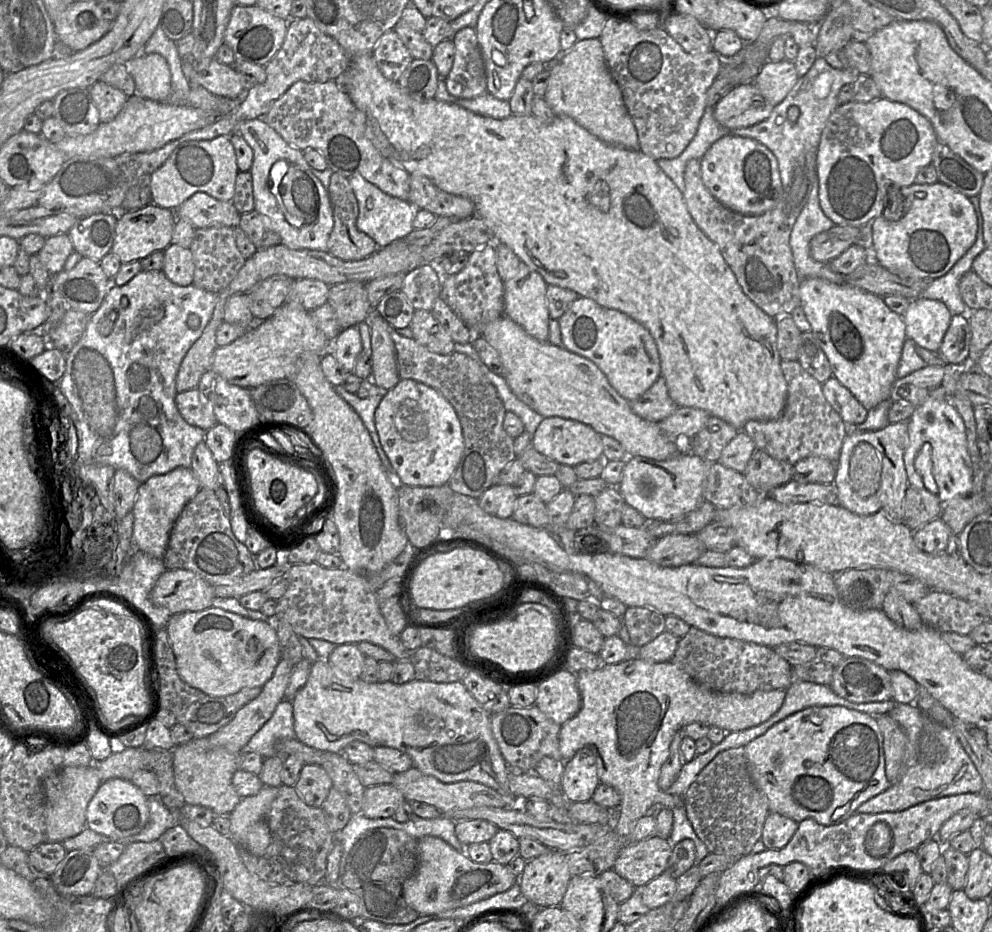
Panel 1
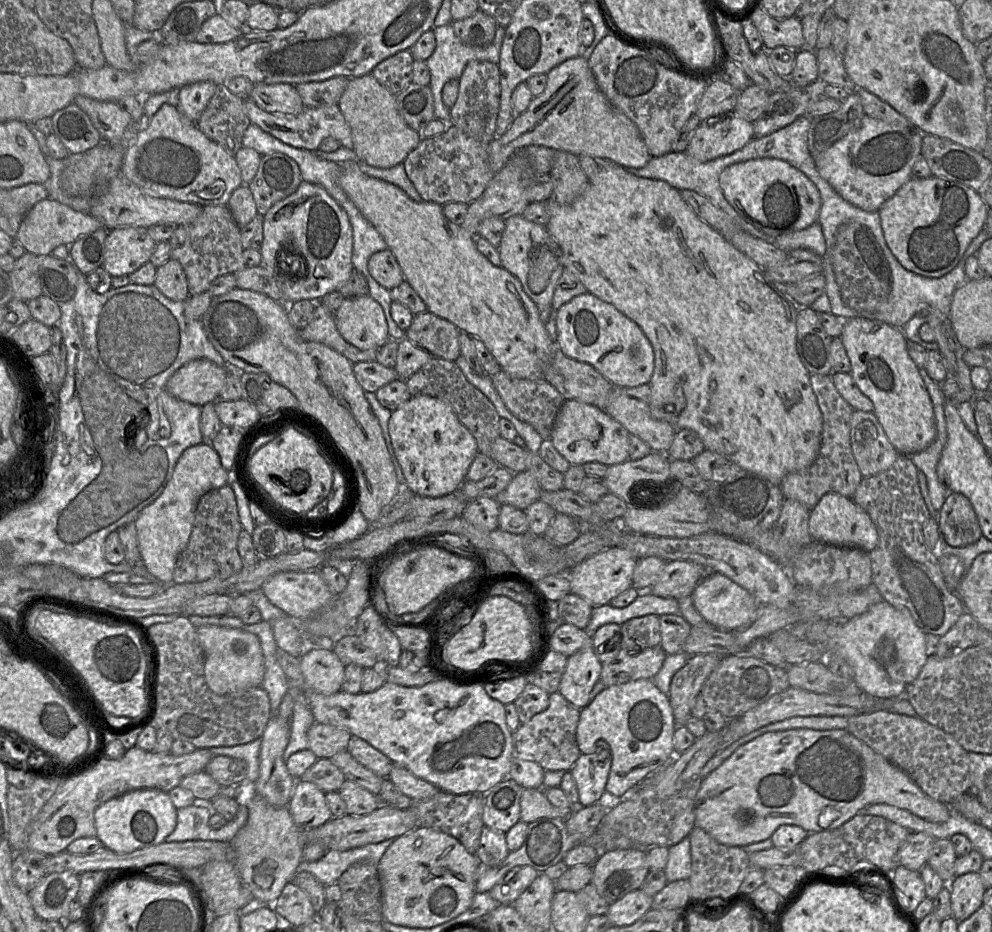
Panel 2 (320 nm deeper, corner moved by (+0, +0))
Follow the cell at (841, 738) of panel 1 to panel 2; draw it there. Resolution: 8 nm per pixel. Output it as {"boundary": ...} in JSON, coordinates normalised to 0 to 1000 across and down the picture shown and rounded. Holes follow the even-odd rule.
{"boundary":[[[803,781],[774,785],[762,791],[756,796],[743,803],[724,824],[709,835],[701,856],[701,886],[712,892],[719,900],[727,906],[750,909],[776,899],[781,891],[787,885],[806,886],[815,894],[840,891],[860,878],[874,865],[884,862],[895,863],[907,868],[912,868],[931,880],[942,883],[954,882],[958,877],[958,864],[942,858],[932,852],[911,827],[861,791],[853,782],[820,783],[815,781]]]}

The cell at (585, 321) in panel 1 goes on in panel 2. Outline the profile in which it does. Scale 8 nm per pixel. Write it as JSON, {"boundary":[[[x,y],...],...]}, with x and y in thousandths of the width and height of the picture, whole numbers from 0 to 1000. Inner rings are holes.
{"boundary":[[[591,313],[560,334],[561,372],[574,384],[593,389],[622,415],[654,412],[660,394],[658,371],[646,351],[618,326]]]}

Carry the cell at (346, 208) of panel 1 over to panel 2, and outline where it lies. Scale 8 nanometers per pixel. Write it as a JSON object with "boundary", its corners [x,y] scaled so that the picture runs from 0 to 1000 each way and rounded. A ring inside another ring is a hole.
{"boundary":[[[391,266],[375,273],[370,285],[373,295],[391,311],[402,307],[408,300],[404,286]]]}

